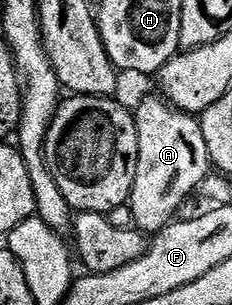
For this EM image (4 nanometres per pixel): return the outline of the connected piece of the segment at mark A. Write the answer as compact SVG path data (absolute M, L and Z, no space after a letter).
M157 100L140 102L134 113L138 162L128 204L134 225L147 235L158 233L165 225L171 224L179 216L178 208L197 194L198 185L212 173L201 120L181 113L165 100Z

